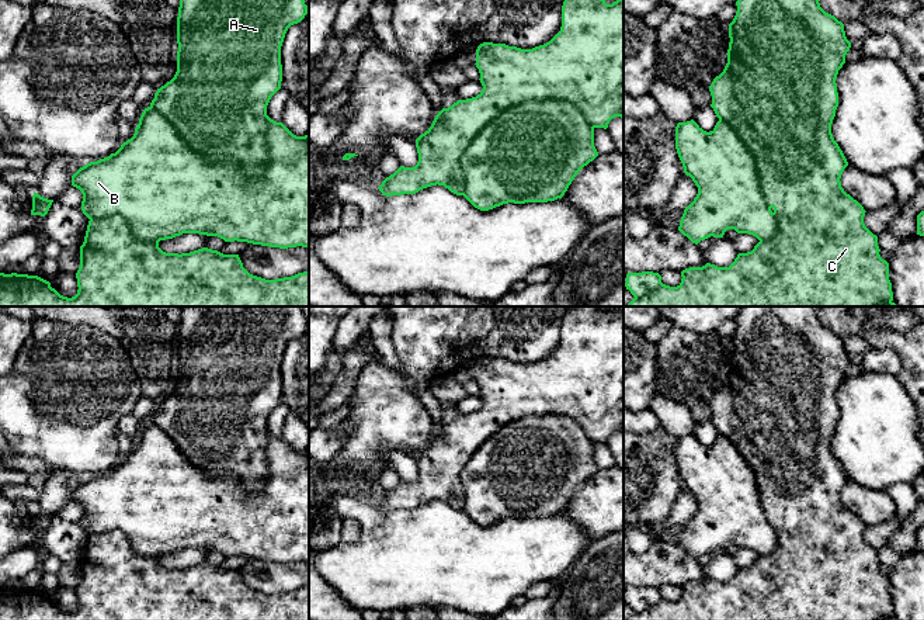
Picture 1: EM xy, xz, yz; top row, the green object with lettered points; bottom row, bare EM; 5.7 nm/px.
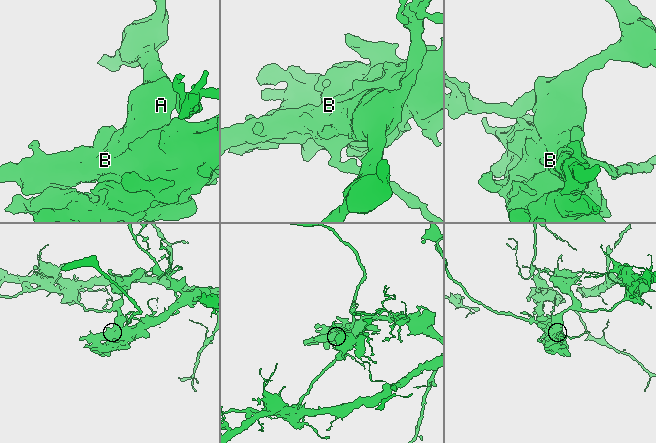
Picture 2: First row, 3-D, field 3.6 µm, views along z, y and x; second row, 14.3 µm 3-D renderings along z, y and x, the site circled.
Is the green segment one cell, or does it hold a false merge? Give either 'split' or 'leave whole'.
split

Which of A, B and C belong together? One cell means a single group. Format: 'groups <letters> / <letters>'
groups A C / B

